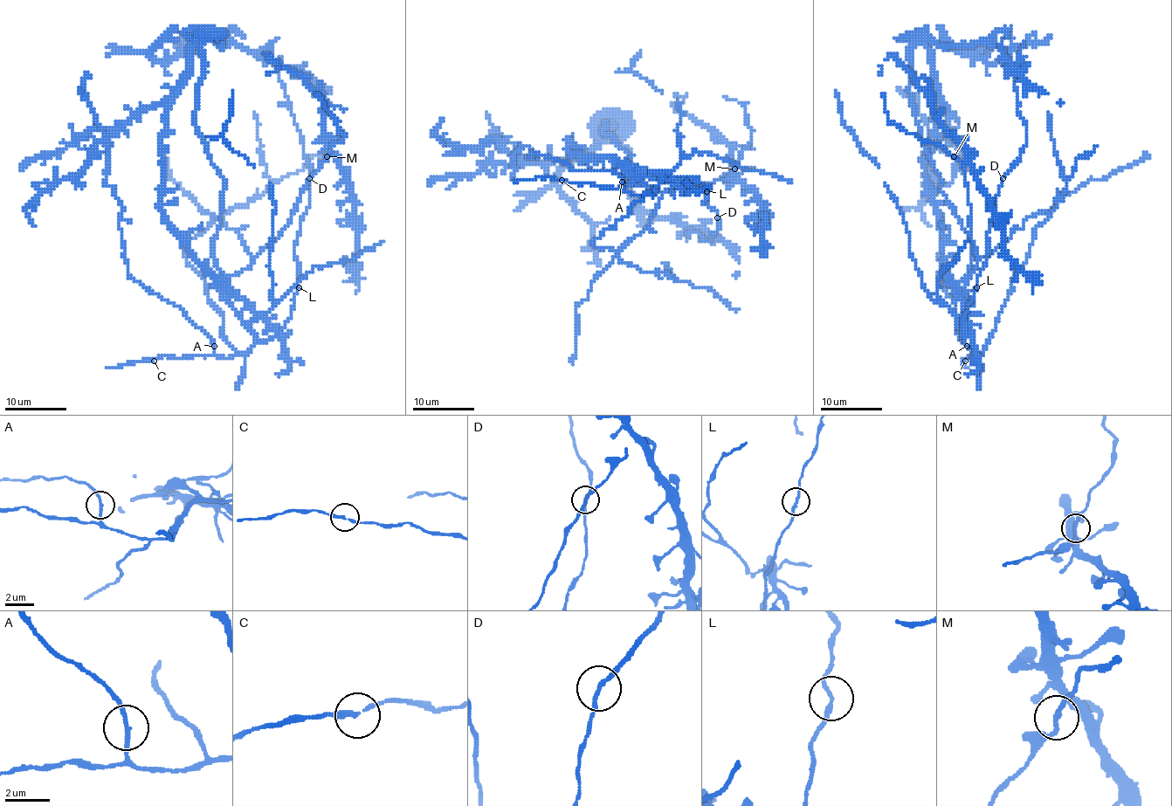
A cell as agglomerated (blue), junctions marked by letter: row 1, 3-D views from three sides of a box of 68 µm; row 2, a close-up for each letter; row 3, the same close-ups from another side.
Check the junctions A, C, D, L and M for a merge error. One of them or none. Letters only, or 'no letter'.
no letter

